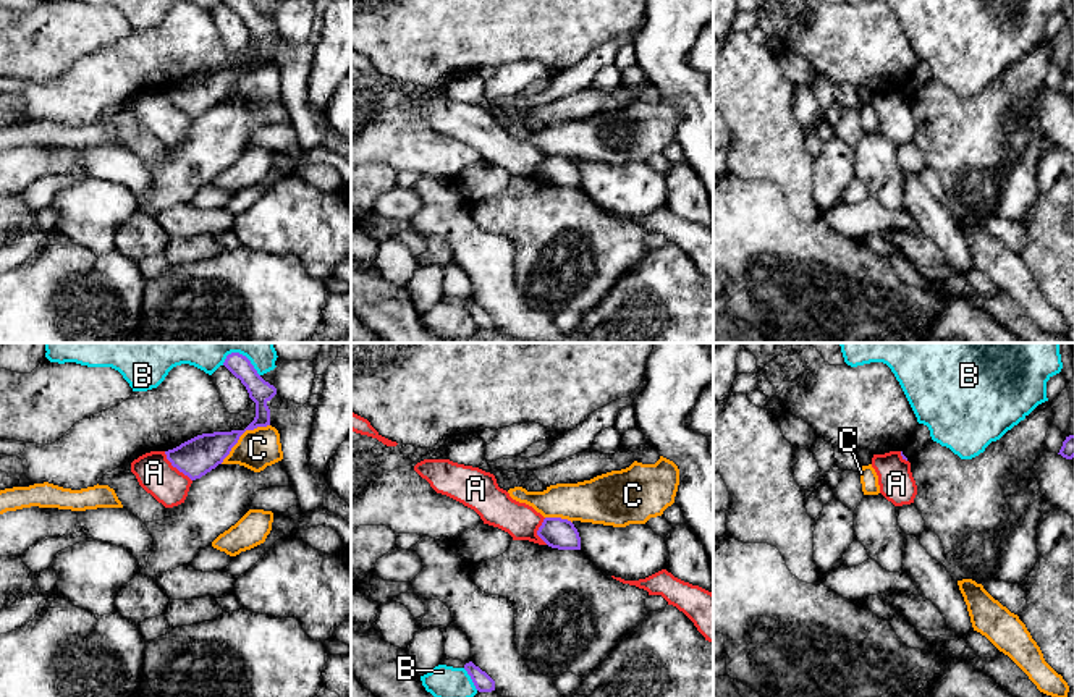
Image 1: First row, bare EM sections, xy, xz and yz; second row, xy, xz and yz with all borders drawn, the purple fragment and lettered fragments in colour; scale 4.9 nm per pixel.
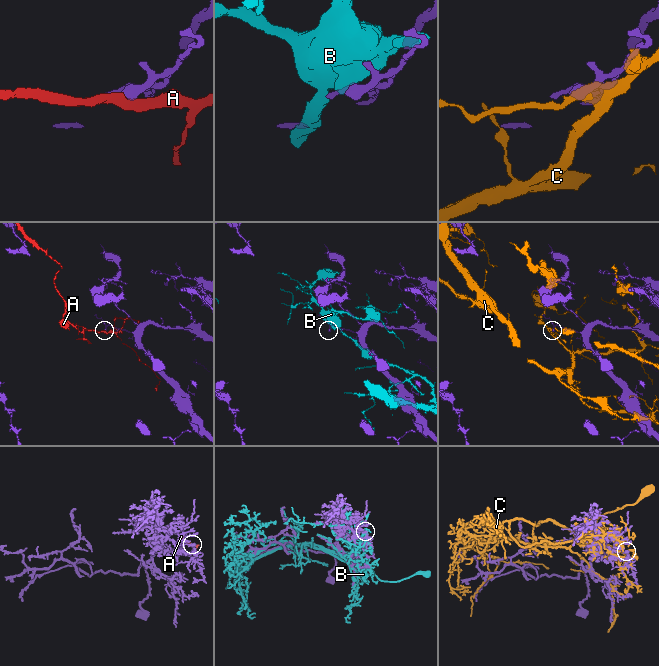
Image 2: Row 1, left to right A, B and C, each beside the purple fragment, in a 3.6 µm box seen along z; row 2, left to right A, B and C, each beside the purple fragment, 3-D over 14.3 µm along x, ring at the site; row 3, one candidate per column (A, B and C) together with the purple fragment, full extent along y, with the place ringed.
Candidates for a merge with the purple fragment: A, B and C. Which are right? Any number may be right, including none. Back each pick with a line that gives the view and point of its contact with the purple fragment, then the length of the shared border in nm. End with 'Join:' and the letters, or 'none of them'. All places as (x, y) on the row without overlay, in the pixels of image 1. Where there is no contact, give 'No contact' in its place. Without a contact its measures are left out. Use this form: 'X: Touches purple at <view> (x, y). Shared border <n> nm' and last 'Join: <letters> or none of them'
Join: none of them

